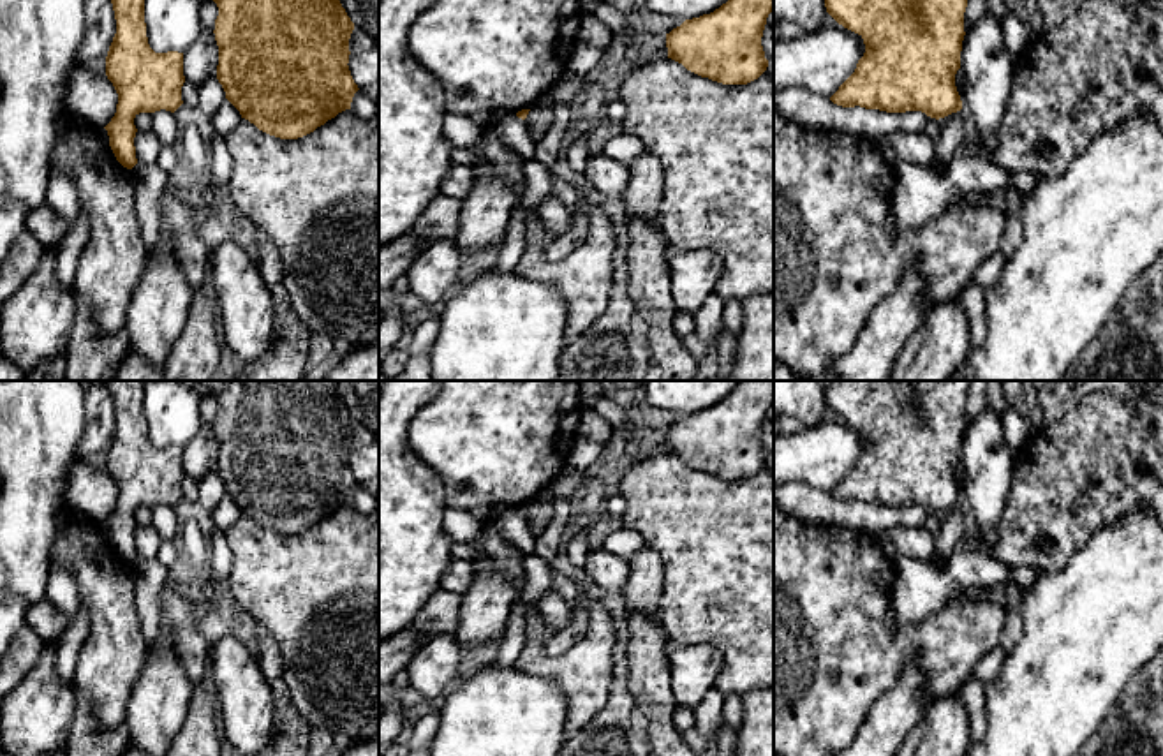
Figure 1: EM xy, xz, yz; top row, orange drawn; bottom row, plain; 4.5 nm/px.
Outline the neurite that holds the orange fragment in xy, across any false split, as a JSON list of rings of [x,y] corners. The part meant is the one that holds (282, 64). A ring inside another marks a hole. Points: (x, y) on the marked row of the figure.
[[[213,0],[219,7],[217,79],[241,118],[259,130],[298,139],[351,109],[359,90],[349,70],[354,23],[340,0]]]

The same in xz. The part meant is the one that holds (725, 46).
[[[728,0],[666,33],[668,58],[722,85],[747,85],[768,67],[761,46],[774,0]]]

